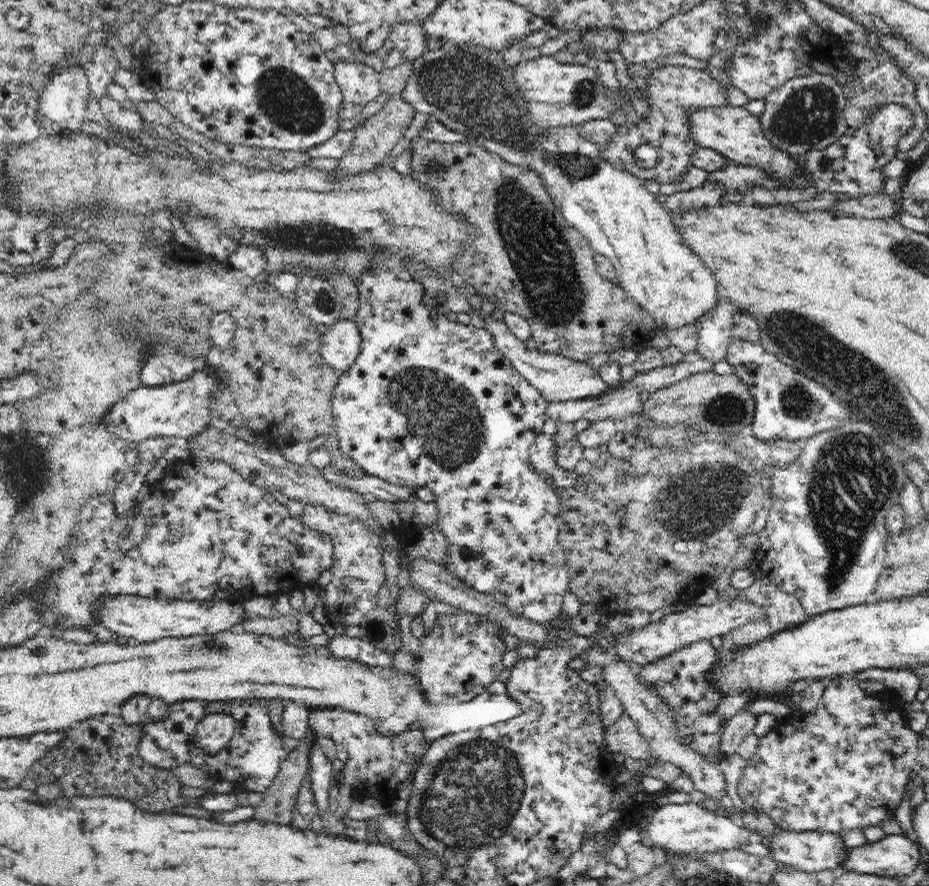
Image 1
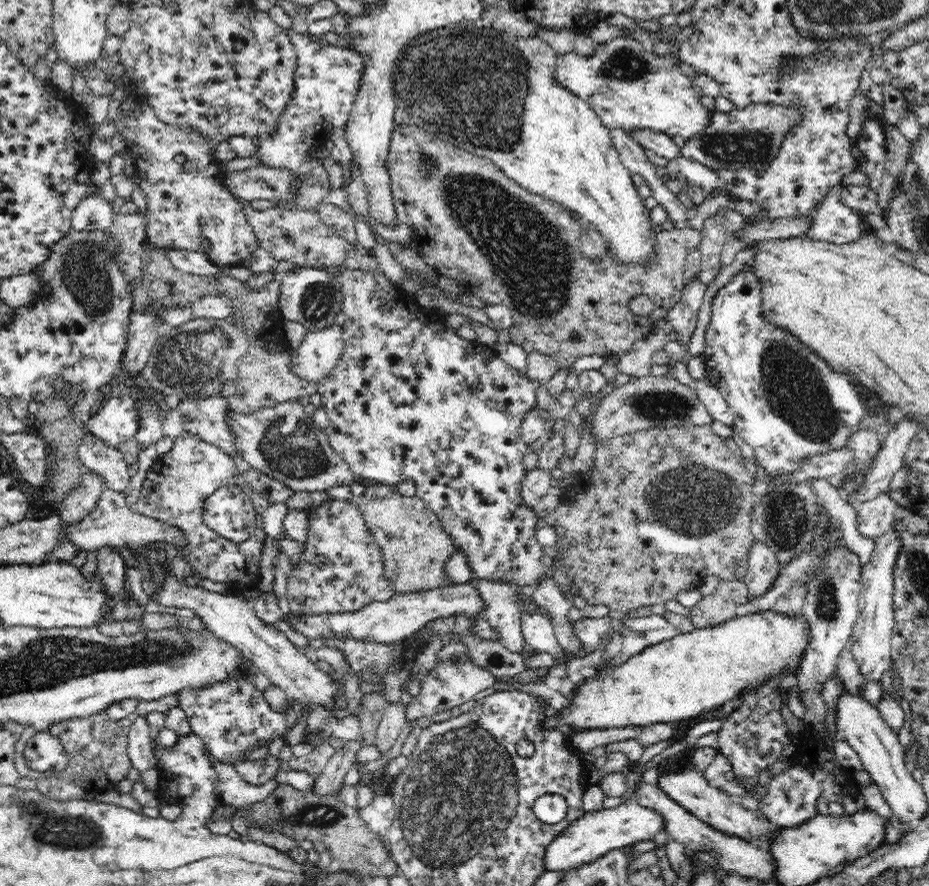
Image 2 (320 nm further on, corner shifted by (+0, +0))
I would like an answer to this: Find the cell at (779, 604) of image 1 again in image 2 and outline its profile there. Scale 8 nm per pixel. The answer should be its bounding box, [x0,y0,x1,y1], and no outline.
[743,543,785,600]

